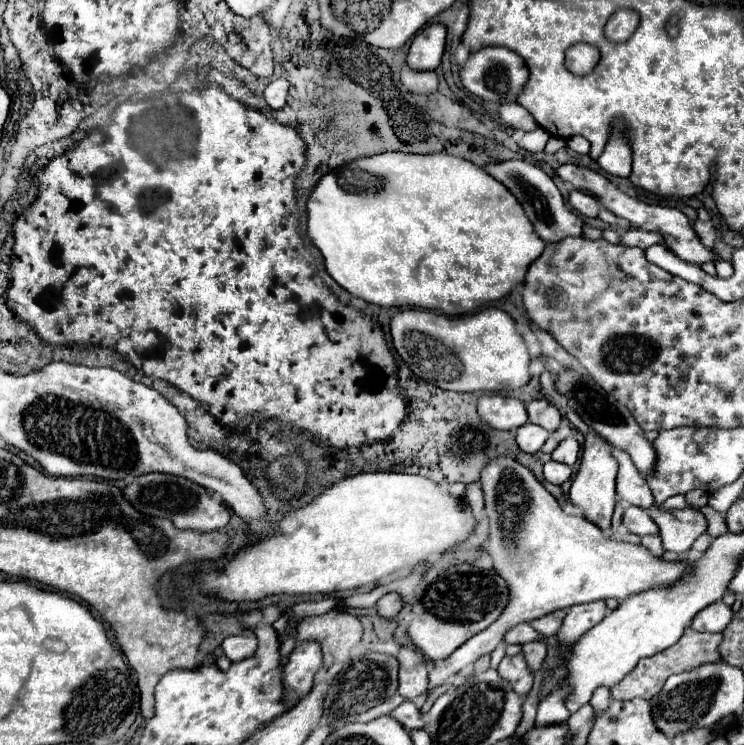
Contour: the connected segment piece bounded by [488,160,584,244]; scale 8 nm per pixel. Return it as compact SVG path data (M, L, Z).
M508 160L508 162L500 162L500 164L494 164L494 166L488 166L488 172L496 180L500 180L518 198L518 202L522 204L526 216L530 218L530 222L534 224L538 236L544 242L556 244L556 242L560 242L560 240L564 240L568 236L584 236L582 218L578 214L570 212L564 206L560 190L552 182L552 178L548 174L544 174L538 166L532 166L532 164L524 162L524 160Z

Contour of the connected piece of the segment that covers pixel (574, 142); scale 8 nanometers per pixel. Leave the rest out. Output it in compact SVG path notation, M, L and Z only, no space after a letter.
M572 136L572 138L568 140L568 148L572 148L572 150L578 152L578 154L588 154L588 152L590 152L590 144L588 144L588 140L582 138L582 136Z

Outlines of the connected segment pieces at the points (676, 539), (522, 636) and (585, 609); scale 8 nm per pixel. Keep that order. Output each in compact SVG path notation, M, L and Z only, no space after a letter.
M654 506L650 516L660 528L662 548L668 552L676 552L676 554L690 550L692 542L700 534L704 534L708 526L708 520L700 510L660 512L658 506Z
M518 624L516 628L510 628L506 634L504 634L504 642L506 644L526 644L530 640L536 640L538 638L538 632L530 626L530 624Z
M596 600L596 602L590 602L590 604L570 606L566 610L566 618L564 618L564 624L562 624L558 636L566 646L570 646L586 630L596 626L604 616L606 616L606 602L602 602L602 600Z

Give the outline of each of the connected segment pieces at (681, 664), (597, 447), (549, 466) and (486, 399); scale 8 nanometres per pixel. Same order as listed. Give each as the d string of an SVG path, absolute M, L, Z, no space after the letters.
M688 628L684 632L684 636L672 646L668 648L668 652L658 652L656 656L644 658L640 660L640 664L636 664L636 668L620 682L616 684L616 688L610 690L614 700L632 700L636 696L650 700L652 696L656 696L656 692L660 692L660 688L664 686L664 680L676 672L688 672L692 668L698 668L700 664L714 664L716 660L720 660L720 640L722 634L708 634L708 632L696 632L692 628Z
M588 432L582 448L580 468L568 496L572 504L582 508L586 518L602 530L610 528L610 520L612 520L612 510L616 502L616 488L614 488L616 472L618 472L618 464L616 464L616 458L612 456L612 446L606 440L602 440L602 436L596 436L596 432Z
M548 460L546 464L544 464L544 478L548 480L548 482L552 482L552 484L562 484L562 482L566 482L568 478L570 478L570 474L572 474L572 470L570 470L570 466L564 466L564 464L560 464L560 462L554 462L554 460Z
M480 396L478 414L496 430L516 430L528 422L524 402L510 396Z

